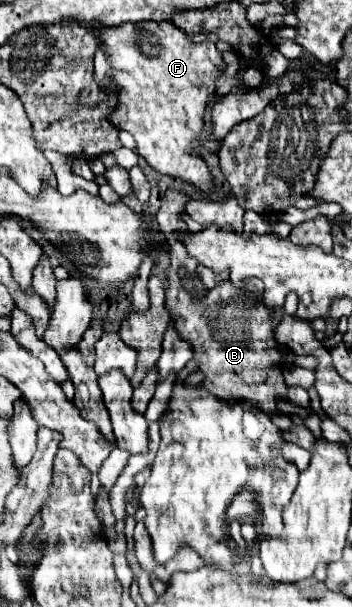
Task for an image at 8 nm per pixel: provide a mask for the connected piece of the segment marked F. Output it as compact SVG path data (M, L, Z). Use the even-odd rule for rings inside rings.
M173 21L123 23L117 27L95 23L95 29L101 41L101 49L95 53L95 79L103 91L113 91L117 95L117 105L109 115L111 123L135 137L137 153L155 171L193 183L201 191L213 189L213 177L207 163L191 153L197 149L197 141L203 135L203 113L207 103L213 99L213 83L223 71L219 65L209 61L207 46L193 43L187 33L173 25Z

